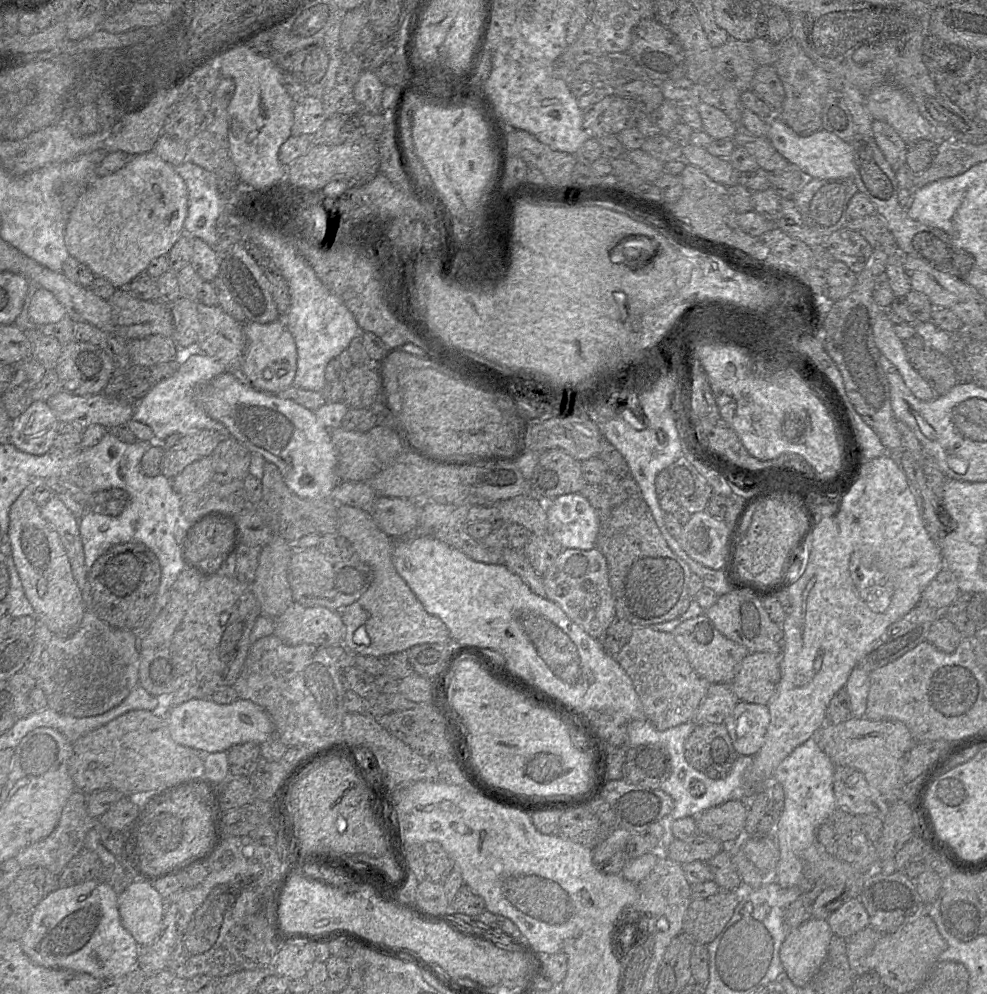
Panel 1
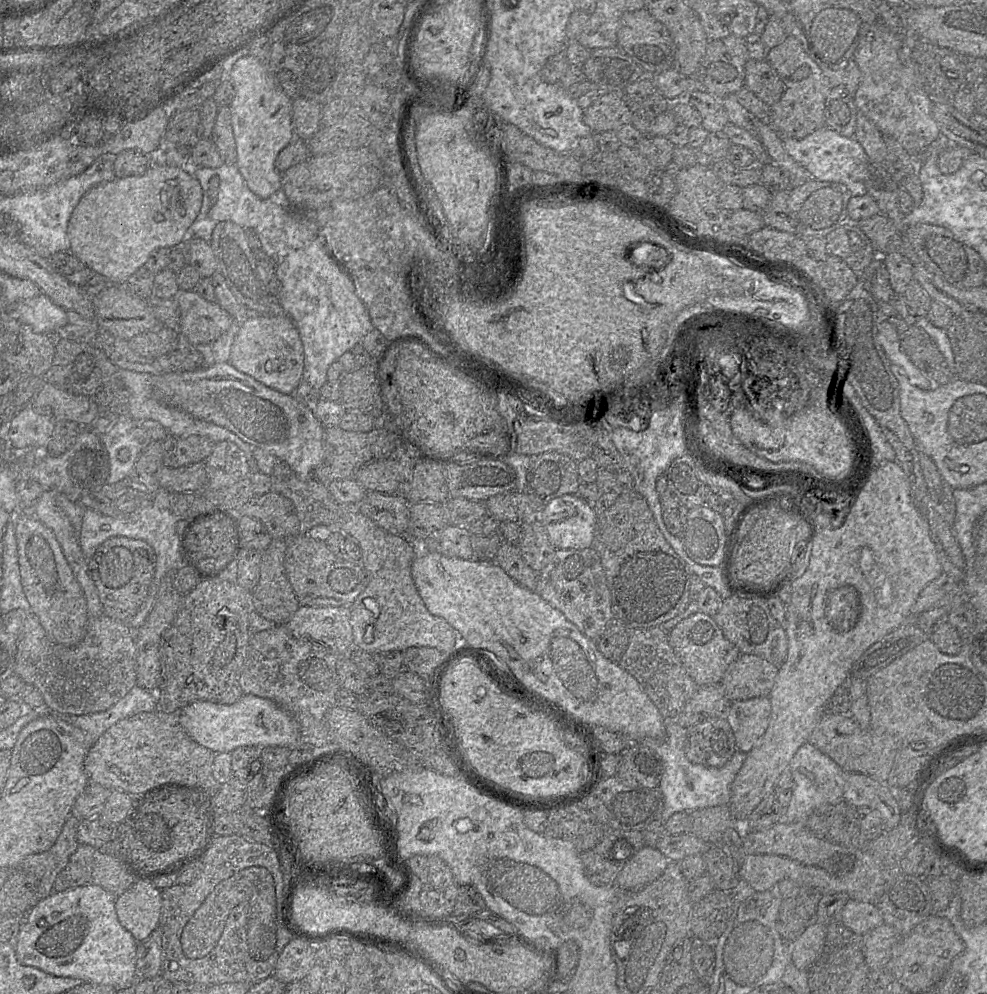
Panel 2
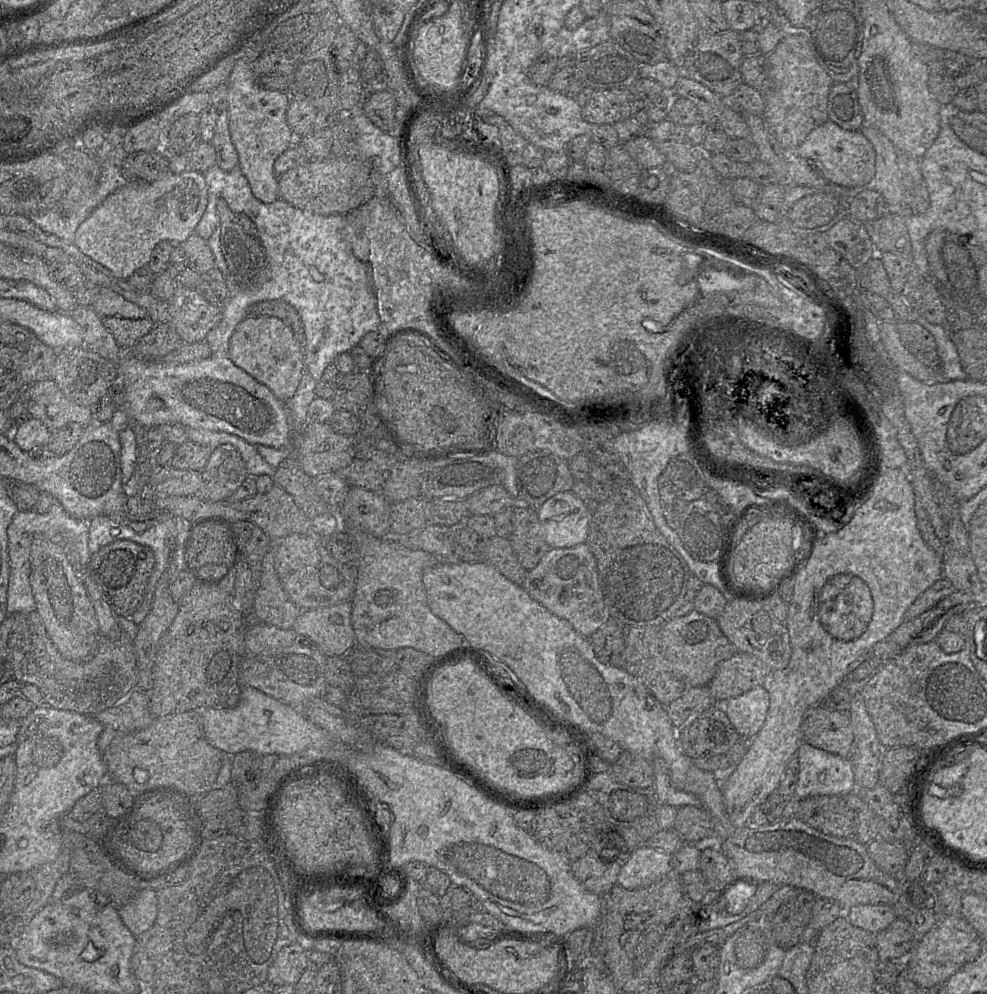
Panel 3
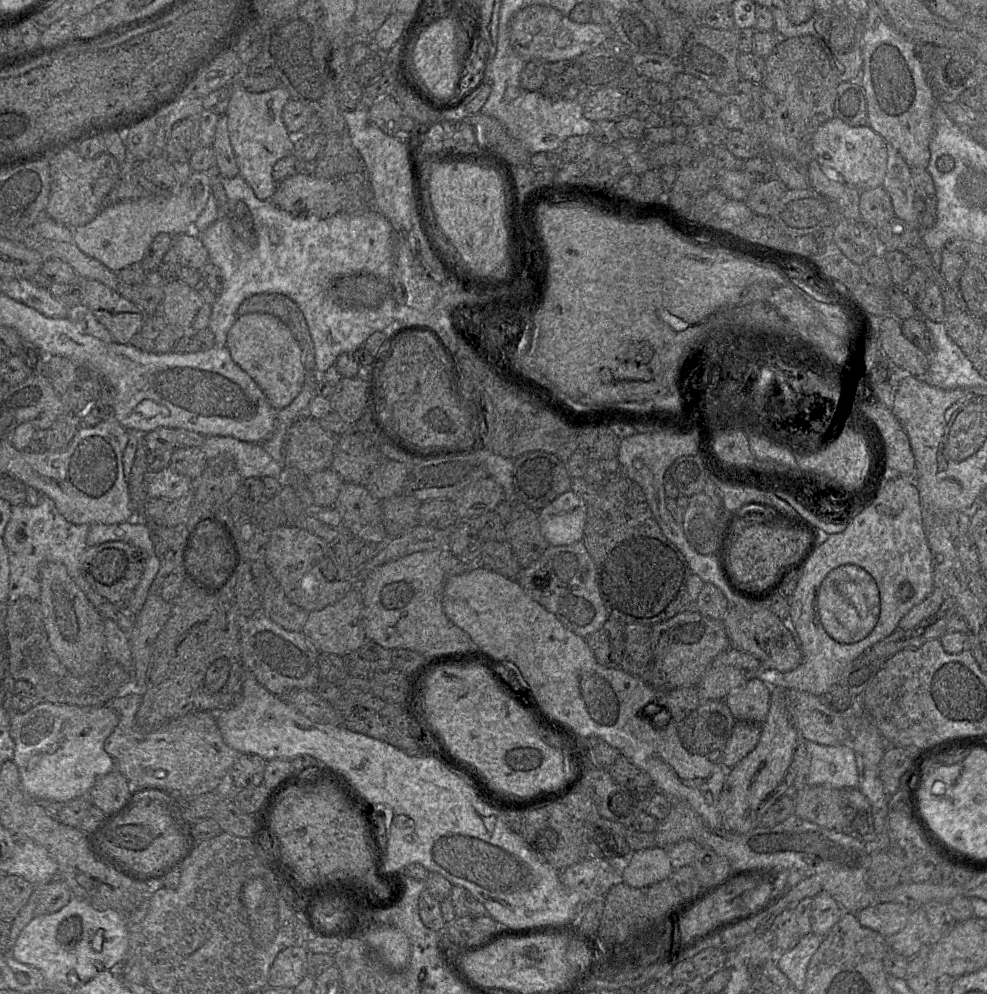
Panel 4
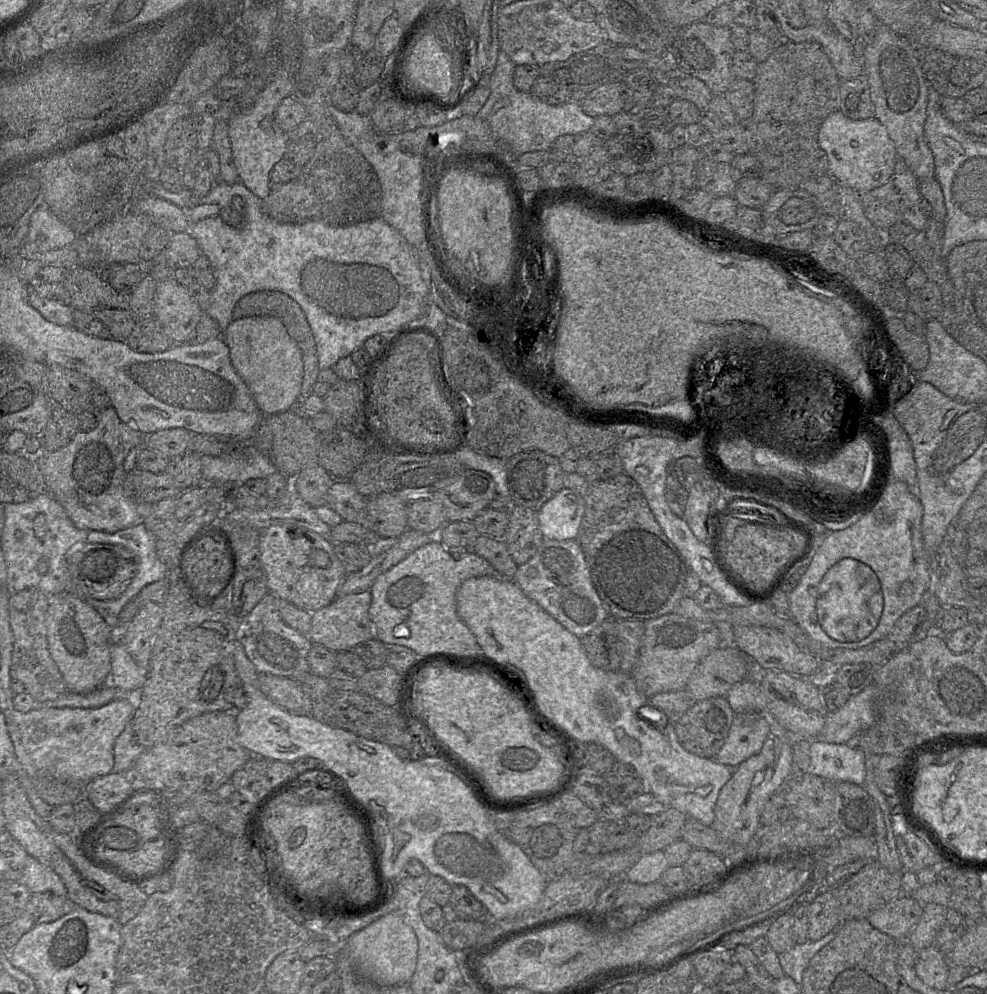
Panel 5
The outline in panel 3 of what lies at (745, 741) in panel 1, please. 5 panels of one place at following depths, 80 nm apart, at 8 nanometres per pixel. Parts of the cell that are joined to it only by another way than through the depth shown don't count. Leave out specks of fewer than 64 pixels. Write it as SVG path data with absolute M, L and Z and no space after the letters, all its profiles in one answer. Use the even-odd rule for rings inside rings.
M758 685L727 700L724 711L739 737L750 741L763 727L769 704L768 691L763 685Z

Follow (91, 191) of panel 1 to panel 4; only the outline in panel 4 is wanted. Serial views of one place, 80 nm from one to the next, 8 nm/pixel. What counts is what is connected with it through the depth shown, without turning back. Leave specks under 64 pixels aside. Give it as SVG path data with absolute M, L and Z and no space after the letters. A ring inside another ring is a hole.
M194 171L176 190L157 197L143 197L106 205L88 224L73 229L73 242L88 256L118 272L134 263L141 263L153 239L160 233L172 236L185 234L205 209L211 192L210 175Z

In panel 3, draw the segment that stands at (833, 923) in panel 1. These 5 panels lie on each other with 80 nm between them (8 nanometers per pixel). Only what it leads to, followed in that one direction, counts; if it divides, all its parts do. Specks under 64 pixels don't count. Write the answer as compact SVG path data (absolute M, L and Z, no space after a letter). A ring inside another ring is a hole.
M865 904L845 910L849 922L863 930L877 934L897 919L892 905Z

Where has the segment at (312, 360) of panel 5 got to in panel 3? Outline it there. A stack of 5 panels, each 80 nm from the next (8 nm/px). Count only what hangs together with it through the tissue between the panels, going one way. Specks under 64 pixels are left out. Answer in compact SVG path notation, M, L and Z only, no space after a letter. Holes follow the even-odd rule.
M282 300L261 301L250 306L250 315L274 316L288 324L299 346L303 349L305 358L306 339L303 322L293 306Z

